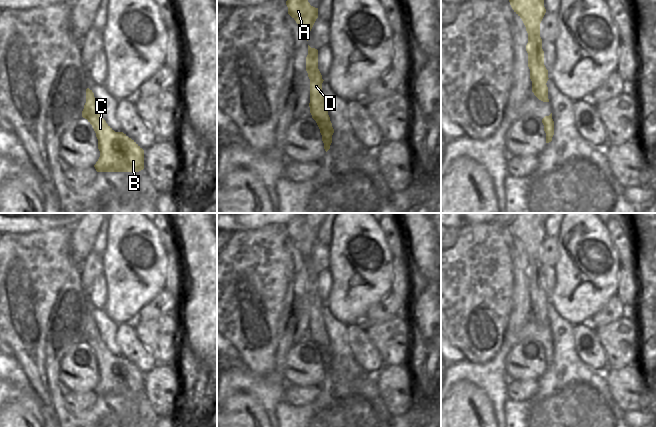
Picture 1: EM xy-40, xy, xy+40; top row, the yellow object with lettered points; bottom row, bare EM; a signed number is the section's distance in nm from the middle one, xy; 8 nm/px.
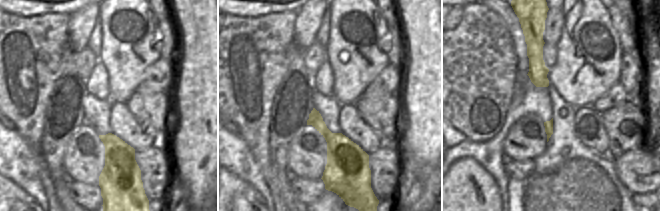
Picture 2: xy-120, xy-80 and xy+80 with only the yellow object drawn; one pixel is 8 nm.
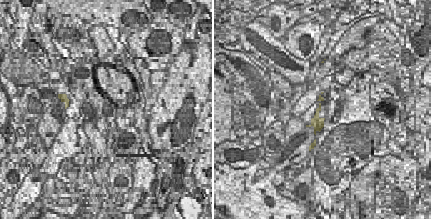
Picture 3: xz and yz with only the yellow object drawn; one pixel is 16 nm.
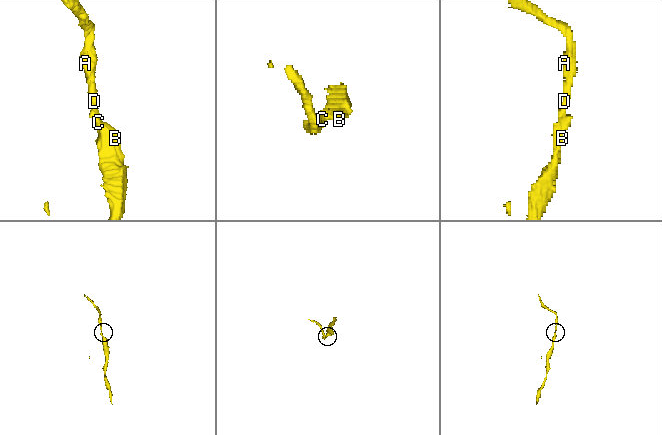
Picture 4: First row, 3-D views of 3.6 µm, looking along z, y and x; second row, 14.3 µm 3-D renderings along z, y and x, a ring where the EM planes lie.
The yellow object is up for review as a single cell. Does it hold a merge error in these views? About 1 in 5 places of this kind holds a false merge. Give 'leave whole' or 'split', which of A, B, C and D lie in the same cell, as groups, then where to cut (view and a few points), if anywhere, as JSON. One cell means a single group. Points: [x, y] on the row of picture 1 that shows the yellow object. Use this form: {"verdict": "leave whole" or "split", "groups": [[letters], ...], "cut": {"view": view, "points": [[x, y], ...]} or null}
{"verdict": "leave whole", "groups": [["A", "B", "C", "D"]], "cut": null}

